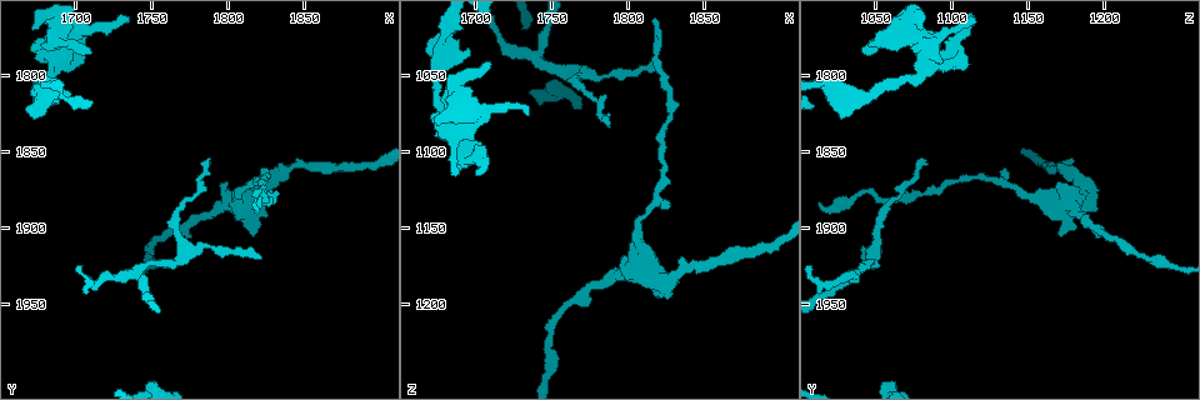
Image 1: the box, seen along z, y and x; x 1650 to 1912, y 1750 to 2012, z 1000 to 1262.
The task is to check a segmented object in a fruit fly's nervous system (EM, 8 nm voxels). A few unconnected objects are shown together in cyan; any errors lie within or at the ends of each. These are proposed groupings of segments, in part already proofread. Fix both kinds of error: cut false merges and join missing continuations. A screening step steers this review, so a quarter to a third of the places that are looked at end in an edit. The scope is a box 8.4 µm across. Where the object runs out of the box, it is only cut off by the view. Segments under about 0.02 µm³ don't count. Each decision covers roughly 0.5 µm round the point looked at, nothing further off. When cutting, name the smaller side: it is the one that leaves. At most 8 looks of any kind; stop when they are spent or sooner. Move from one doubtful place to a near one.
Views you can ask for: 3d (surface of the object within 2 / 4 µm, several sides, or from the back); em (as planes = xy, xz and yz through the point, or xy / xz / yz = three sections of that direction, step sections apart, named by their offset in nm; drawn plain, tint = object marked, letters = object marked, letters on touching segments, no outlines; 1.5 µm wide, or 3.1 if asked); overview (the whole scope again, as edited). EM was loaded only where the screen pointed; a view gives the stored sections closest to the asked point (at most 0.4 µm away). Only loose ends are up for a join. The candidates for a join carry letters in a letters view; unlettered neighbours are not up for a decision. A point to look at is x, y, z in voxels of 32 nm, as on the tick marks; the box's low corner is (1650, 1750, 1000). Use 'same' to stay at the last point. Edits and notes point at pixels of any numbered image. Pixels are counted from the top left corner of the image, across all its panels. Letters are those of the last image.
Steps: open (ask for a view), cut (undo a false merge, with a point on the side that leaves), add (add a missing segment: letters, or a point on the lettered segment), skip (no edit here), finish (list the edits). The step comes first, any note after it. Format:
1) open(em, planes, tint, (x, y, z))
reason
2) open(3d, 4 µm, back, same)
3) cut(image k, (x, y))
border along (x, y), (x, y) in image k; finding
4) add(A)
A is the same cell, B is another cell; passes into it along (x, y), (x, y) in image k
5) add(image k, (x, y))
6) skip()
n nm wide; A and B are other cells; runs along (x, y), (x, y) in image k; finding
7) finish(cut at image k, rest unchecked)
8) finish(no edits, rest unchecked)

open(em, planes, letters, (1708, 1786, 1042))
free end

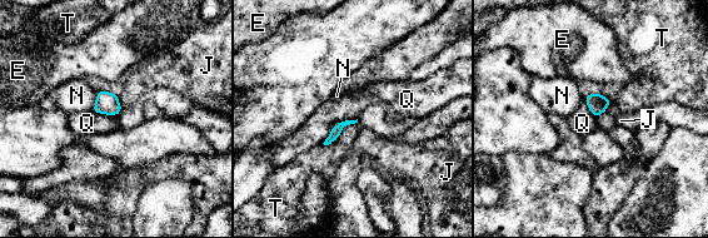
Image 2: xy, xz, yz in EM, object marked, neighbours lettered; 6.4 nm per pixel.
skip()
Q touches over 280 nm; E, J, N, Q and T are other cells; no lettered segment goes on from it

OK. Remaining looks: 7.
open(em, planes, tint, (1822, 1918, 1040))
branch stops here

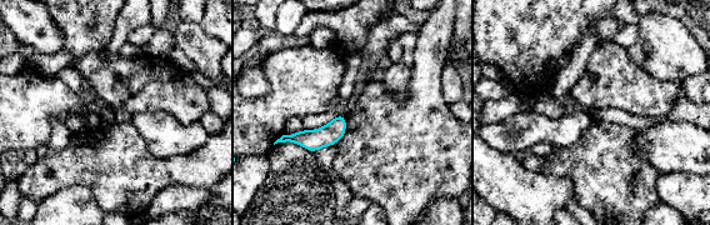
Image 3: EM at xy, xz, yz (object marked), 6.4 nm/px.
open(em, planes, letters, same)

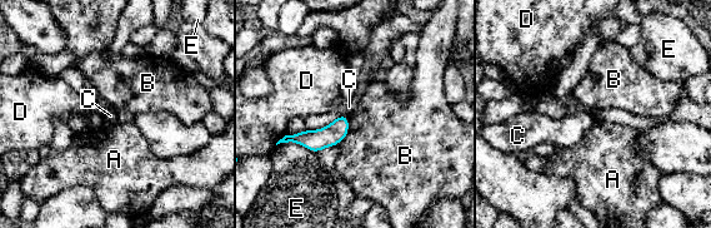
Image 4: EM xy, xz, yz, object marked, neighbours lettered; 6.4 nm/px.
skip()
140 nm wide; A, B, C, D and E are other cells; border along (345, 114), (348, 133), (334, 145) in image 4; none of them fits

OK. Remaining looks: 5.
open(3d, 4 µm, (1818, 1904, 1168))
branch stops here

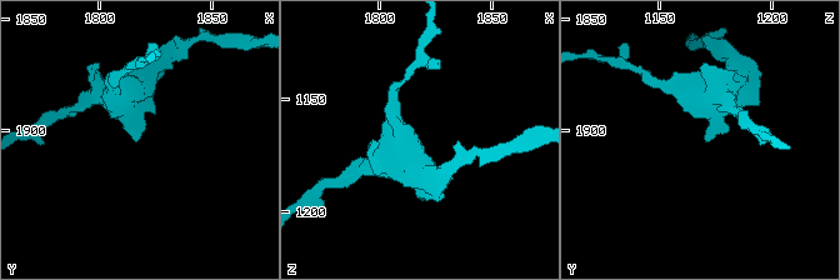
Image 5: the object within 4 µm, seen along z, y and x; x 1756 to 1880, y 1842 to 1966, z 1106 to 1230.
open(em, xz, step 4, letters, (1817, 1904, 1170))

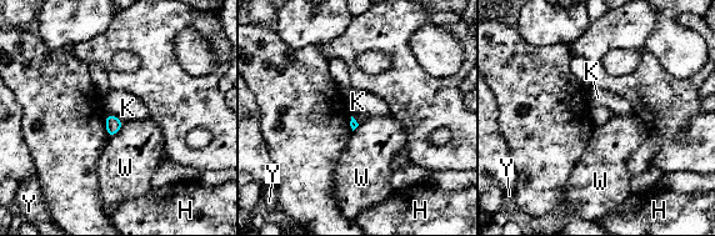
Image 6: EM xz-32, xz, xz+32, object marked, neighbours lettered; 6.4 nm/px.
open(em, planes, letters, same)
cut it another way

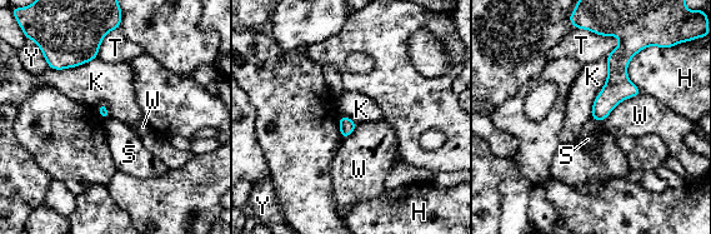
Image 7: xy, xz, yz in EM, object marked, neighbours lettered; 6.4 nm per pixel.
skip()
H, K, S, T, W and Y are other cells; no lettered segment goes on from it

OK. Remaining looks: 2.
finish(no edits, rest unchecked)

